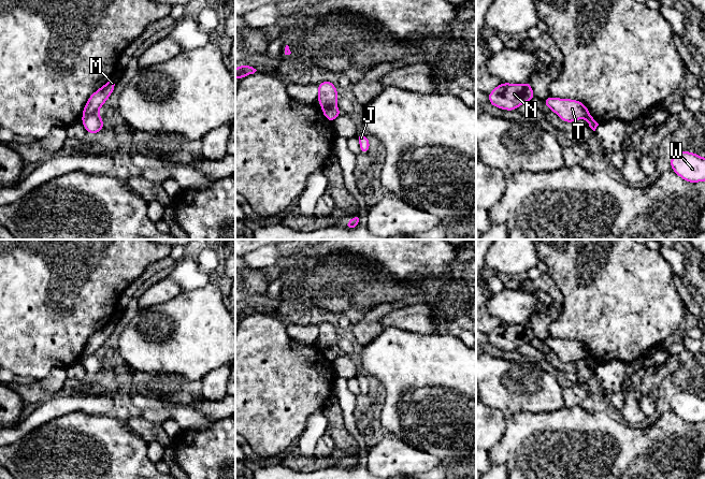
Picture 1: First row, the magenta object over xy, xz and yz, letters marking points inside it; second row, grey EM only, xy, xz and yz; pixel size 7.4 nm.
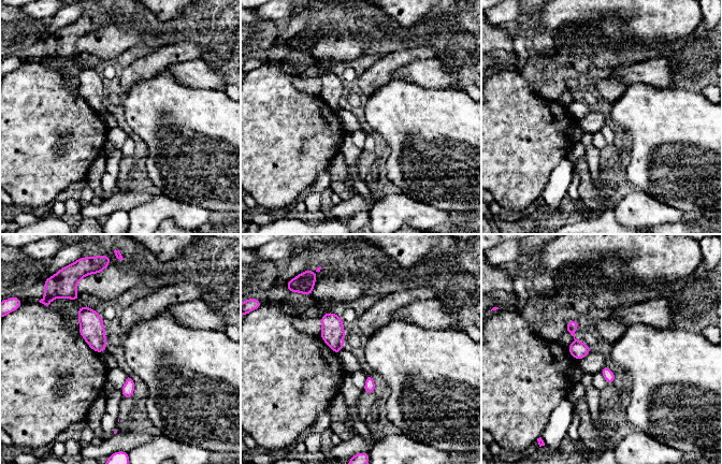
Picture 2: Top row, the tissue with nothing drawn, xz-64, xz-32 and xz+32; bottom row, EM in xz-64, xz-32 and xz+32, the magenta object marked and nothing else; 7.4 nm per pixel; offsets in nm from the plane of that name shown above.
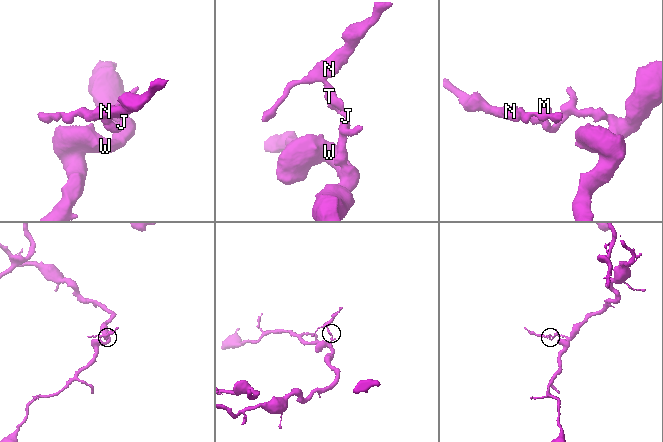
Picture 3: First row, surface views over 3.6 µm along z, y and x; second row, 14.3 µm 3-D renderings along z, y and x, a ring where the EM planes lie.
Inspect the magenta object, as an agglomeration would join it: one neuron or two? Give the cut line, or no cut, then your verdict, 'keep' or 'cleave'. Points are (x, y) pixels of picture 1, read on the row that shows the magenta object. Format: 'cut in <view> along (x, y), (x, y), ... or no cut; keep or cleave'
cut in xy along (97, 113), (83, 116); cleave

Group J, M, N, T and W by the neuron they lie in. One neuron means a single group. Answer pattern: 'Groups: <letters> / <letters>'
Groups: J W / M N T

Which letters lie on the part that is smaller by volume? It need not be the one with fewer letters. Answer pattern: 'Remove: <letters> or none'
Remove: M, N, T

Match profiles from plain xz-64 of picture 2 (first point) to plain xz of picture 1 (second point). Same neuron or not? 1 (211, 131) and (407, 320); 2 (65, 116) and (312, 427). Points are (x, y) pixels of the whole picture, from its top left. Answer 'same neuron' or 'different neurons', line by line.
1: different neurons
2: different neurons

